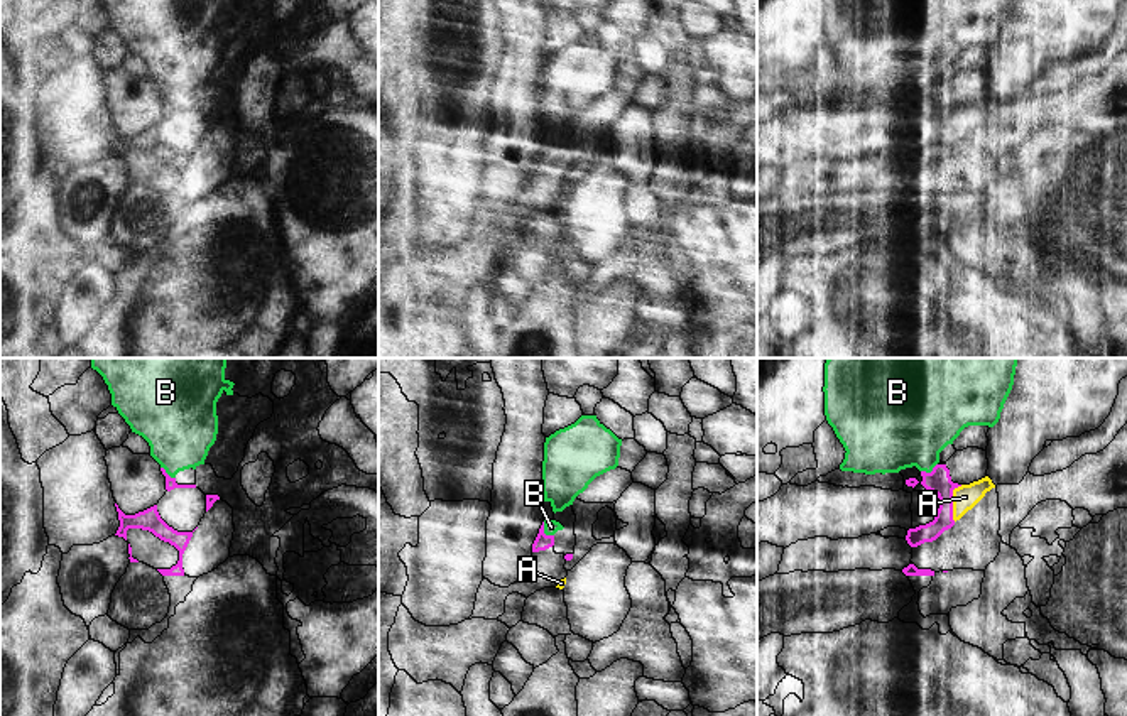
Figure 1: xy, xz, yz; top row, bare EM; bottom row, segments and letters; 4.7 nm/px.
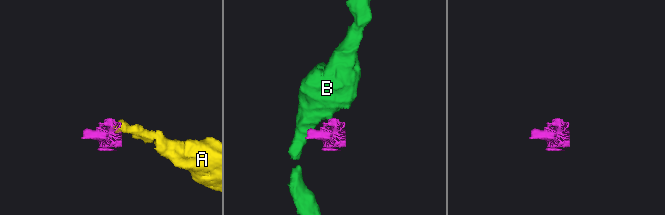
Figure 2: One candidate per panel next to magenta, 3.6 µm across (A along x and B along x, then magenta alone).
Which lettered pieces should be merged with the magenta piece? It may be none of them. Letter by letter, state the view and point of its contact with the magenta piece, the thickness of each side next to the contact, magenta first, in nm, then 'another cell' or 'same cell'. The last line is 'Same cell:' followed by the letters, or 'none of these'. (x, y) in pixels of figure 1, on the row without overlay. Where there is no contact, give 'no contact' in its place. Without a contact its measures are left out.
A: yz (952, 124) | 120/120 nm | same cell
B: xz (543, 154) | 70/70 nm | another cell
Same cell: A

